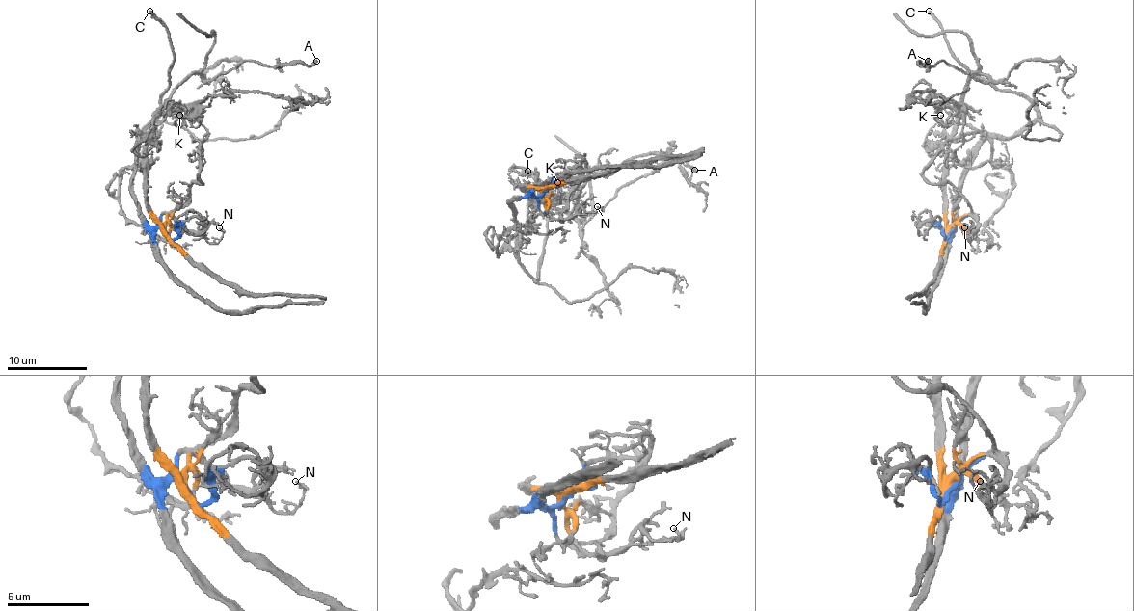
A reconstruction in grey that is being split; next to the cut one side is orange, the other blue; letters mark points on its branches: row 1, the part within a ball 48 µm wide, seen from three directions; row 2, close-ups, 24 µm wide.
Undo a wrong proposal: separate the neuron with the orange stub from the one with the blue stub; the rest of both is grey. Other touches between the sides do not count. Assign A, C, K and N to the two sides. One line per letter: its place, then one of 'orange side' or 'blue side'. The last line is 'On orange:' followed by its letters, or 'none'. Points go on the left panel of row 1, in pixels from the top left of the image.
A: place (316, 61); orange side
C: place (149, 11); blue side
K: place (179, 115); blue side
N: place (219, 227); orange side
On orange: A, N

